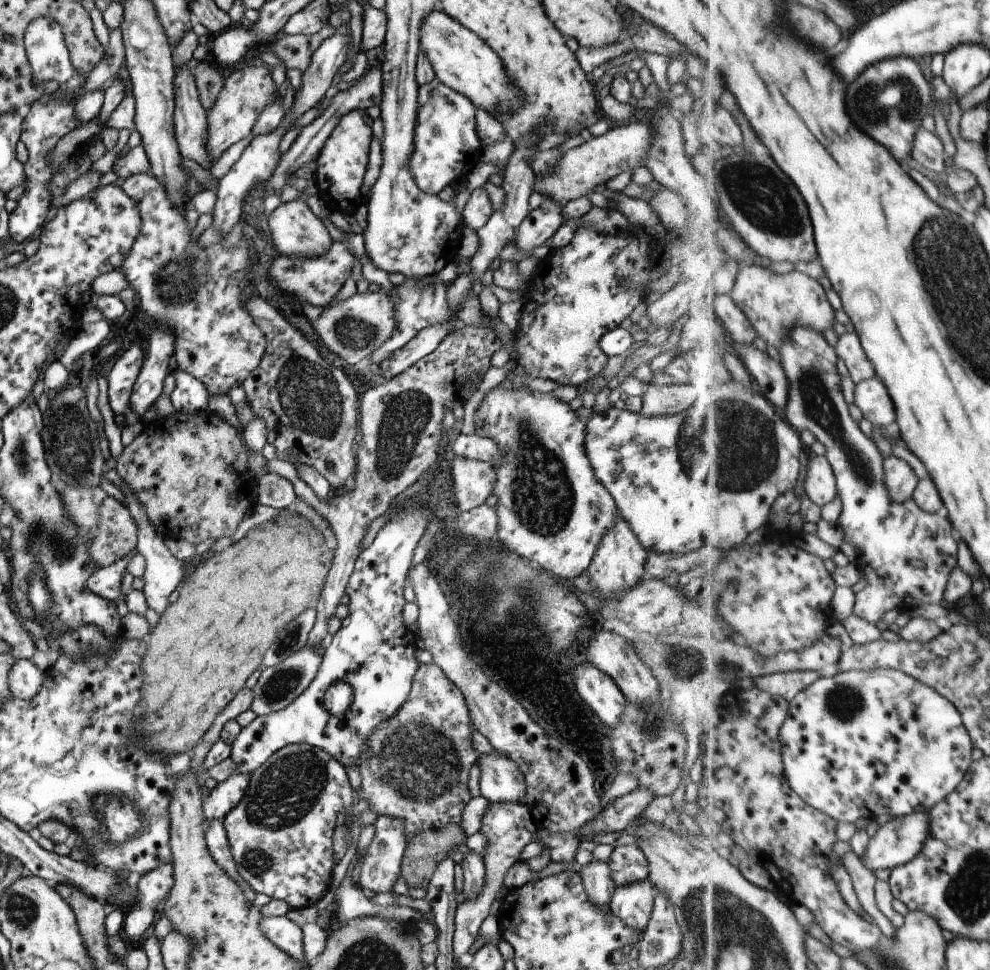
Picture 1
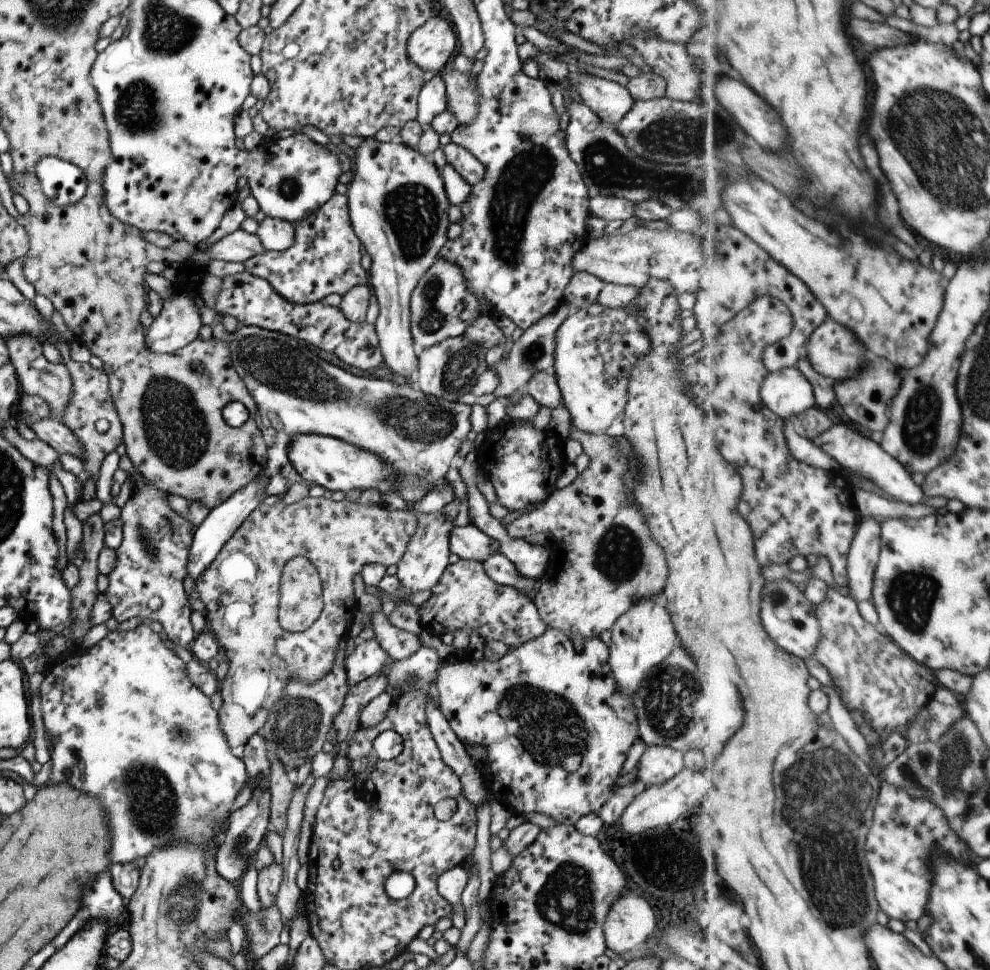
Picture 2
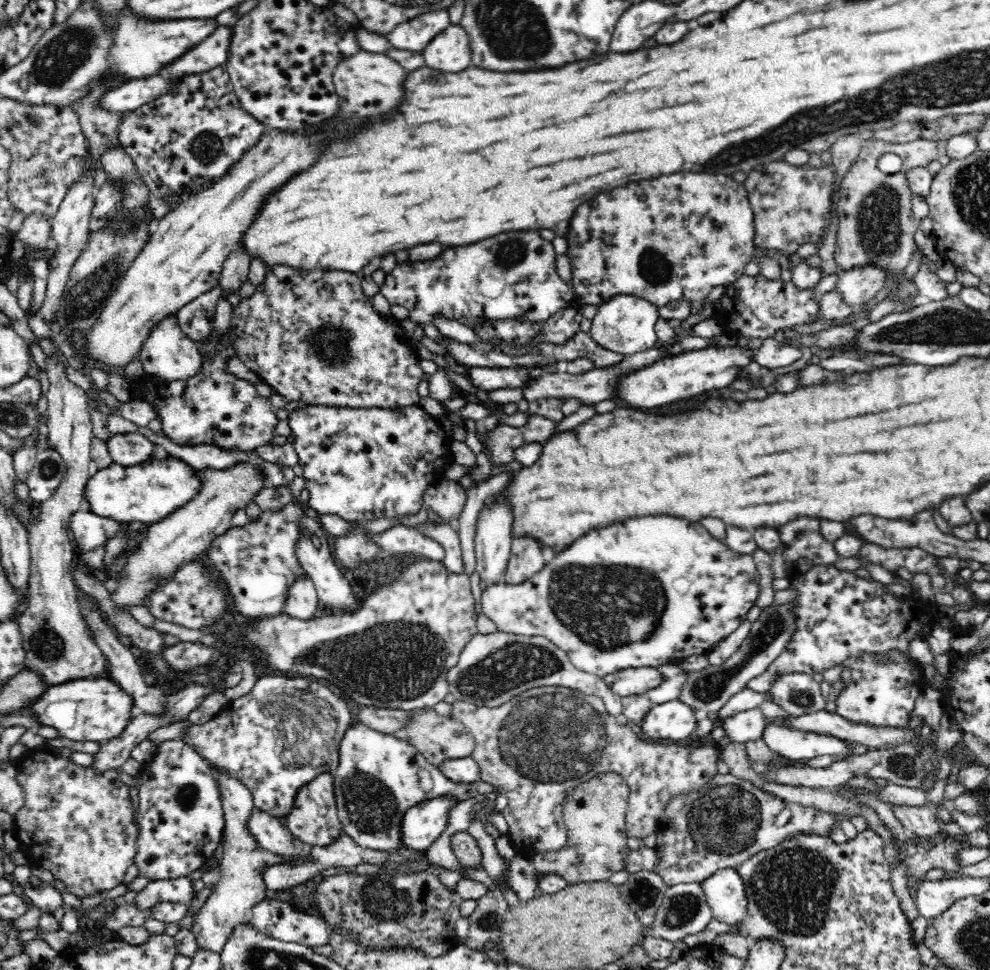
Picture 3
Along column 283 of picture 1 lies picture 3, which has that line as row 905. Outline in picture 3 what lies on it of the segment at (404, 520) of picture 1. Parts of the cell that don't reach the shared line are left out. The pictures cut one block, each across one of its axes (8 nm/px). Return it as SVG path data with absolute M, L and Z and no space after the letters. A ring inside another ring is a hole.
M718 870L700 883L713 918L722 924L737 925L745 915L745 890L737 870Z

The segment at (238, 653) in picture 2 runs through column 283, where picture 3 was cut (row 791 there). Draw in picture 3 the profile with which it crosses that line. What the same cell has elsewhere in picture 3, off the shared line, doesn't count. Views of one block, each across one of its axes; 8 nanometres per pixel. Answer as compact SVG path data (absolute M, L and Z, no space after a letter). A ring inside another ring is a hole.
M540 686L538 688L532 688L528 691L524 691L516 696L513 696L508 702L502 703L500 706L494 708L486 708L484 706L476 706L472 703L464 701L455 701L452 704L451 716L454 719L458 719L466 728L470 730L474 737L474 748L472 757L476 761L480 770L480 779L486 784L492 784L493 786L500 786L503 793L508 798L508 804L503 810L504 817L508 823L508 832L506 836L512 843L515 856L524 857L526 859L534 859L536 853L543 853L546 851L560 851L568 845L568 832L567 832L567 819L562 815L562 802L564 802L565 792L568 789L573 789L573 786L580 784L581 782L589 781L590 778L598 776L600 773L614 772L622 775L628 786L630 787L630 794L628 799L628 813L625 819L625 833L628 838L645 839L648 836L655 834L655 826L658 824L658 818L664 814L664 808L666 804L679 794L684 794L688 791L698 790L702 785L705 785L709 778L712 778L716 773L716 761L718 755L716 755L716 749L712 750L710 745L704 746L682 746L682 742L647 742L638 737L638 730L632 730L627 725L618 724L616 722L616 716L606 711L604 707L604 701L600 696L586 694L580 690L571 689L570 687L563 686Z

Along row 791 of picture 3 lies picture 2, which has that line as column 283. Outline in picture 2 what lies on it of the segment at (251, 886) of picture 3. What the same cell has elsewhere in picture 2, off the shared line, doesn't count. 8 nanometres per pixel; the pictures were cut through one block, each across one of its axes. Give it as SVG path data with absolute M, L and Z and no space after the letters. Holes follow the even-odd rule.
M264 216L255 232L265 250L287 250L293 244L293 224L284 220Z

